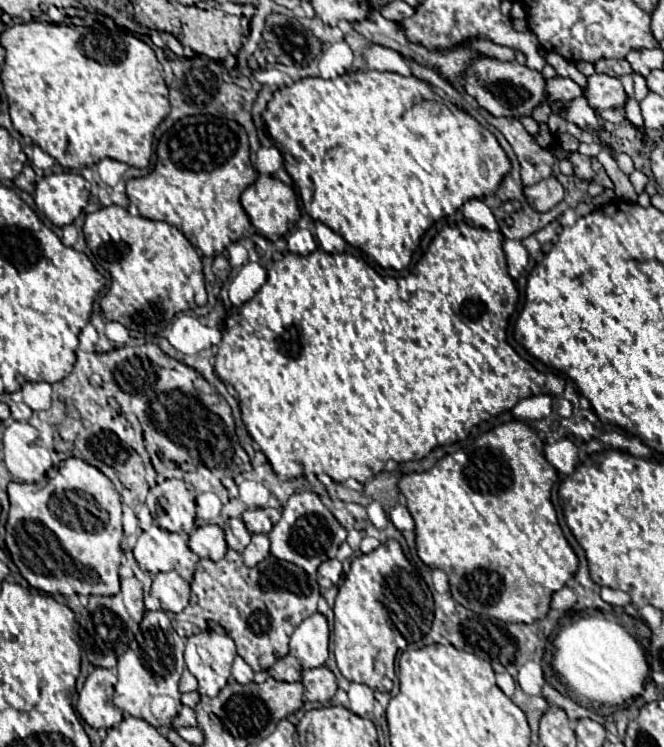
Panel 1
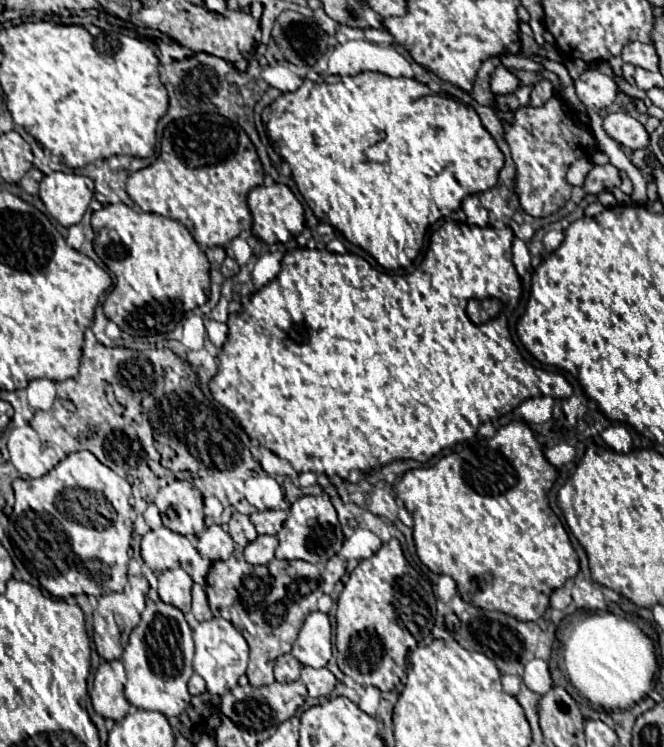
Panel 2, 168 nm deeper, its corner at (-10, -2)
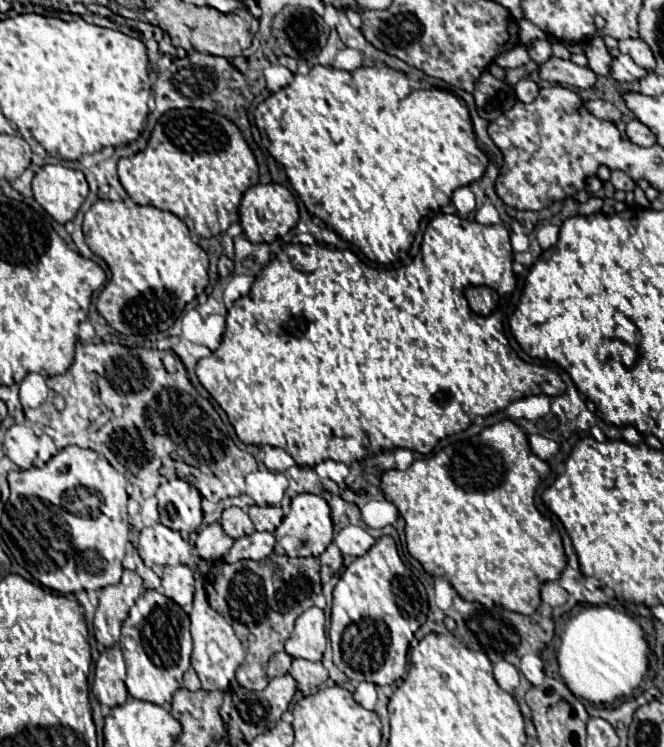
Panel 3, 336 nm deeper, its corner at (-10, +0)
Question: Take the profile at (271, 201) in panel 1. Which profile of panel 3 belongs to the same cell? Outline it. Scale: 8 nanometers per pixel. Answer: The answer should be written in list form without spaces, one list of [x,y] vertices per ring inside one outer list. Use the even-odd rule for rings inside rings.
[[[270,182],[270,184],[256,184],[244,192],[244,198],[240,202],[240,224],[250,242],[272,244],[274,240],[294,230],[298,226],[298,220],[300,220],[298,204],[286,186]]]

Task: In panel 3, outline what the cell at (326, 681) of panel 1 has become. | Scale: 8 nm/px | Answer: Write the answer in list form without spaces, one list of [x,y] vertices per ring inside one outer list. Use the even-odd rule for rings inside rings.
[[[296,658],[292,662],[290,676],[298,682],[300,692],[310,694],[328,680],[328,670],[322,666],[322,662],[310,662],[310,660]]]

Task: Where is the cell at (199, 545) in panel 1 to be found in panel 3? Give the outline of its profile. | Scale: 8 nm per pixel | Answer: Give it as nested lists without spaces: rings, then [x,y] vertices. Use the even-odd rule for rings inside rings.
[[[218,522],[204,526],[198,532],[198,538],[196,538],[198,556],[204,558],[204,560],[220,560],[220,558],[224,558],[232,544],[234,544],[234,540],[222,530],[222,526]]]

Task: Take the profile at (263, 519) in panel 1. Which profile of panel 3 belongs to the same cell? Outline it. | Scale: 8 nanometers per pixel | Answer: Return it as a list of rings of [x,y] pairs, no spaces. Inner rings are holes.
[[[250,506],[248,510],[250,520],[254,522],[256,530],[264,530],[264,532],[274,532],[280,522],[282,522],[282,508],[278,506]]]

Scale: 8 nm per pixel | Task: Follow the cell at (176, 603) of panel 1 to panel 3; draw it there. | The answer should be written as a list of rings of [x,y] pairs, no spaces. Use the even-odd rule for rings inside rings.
[[[164,566],[162,588],[164,588],[164,596],[172,598],[182,608],[188,610],[192,606],[194,576],[188,566]]]

